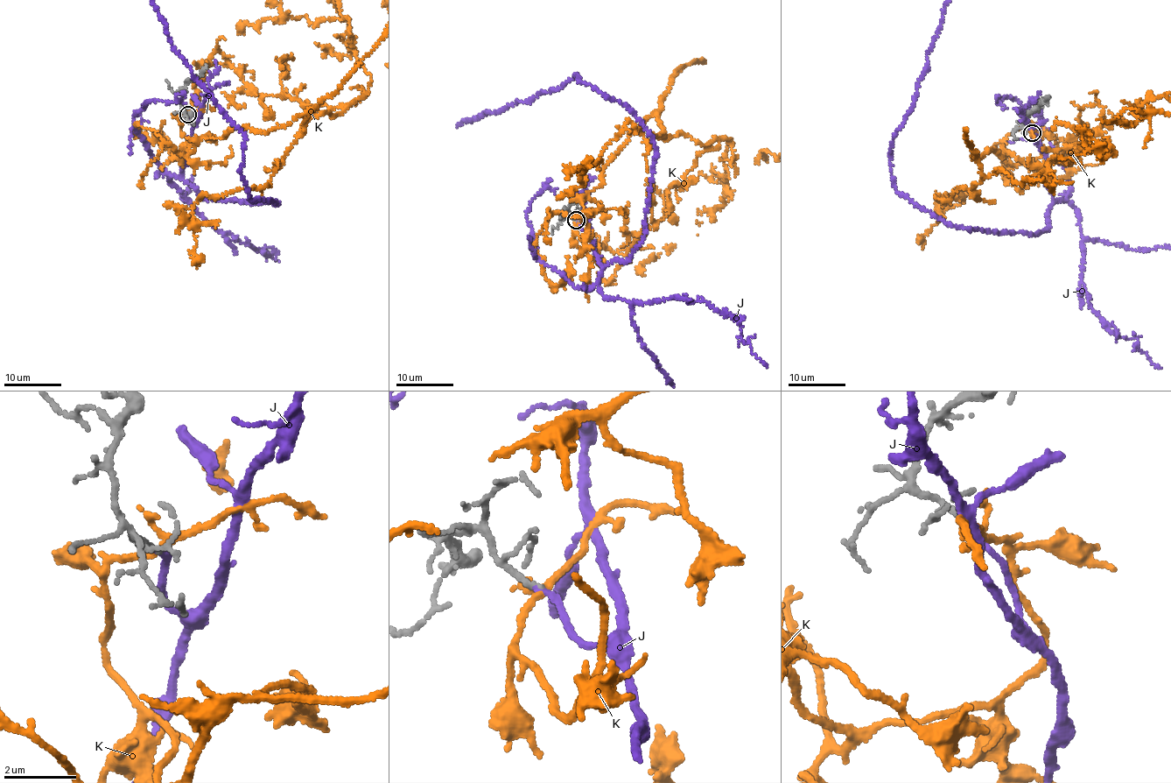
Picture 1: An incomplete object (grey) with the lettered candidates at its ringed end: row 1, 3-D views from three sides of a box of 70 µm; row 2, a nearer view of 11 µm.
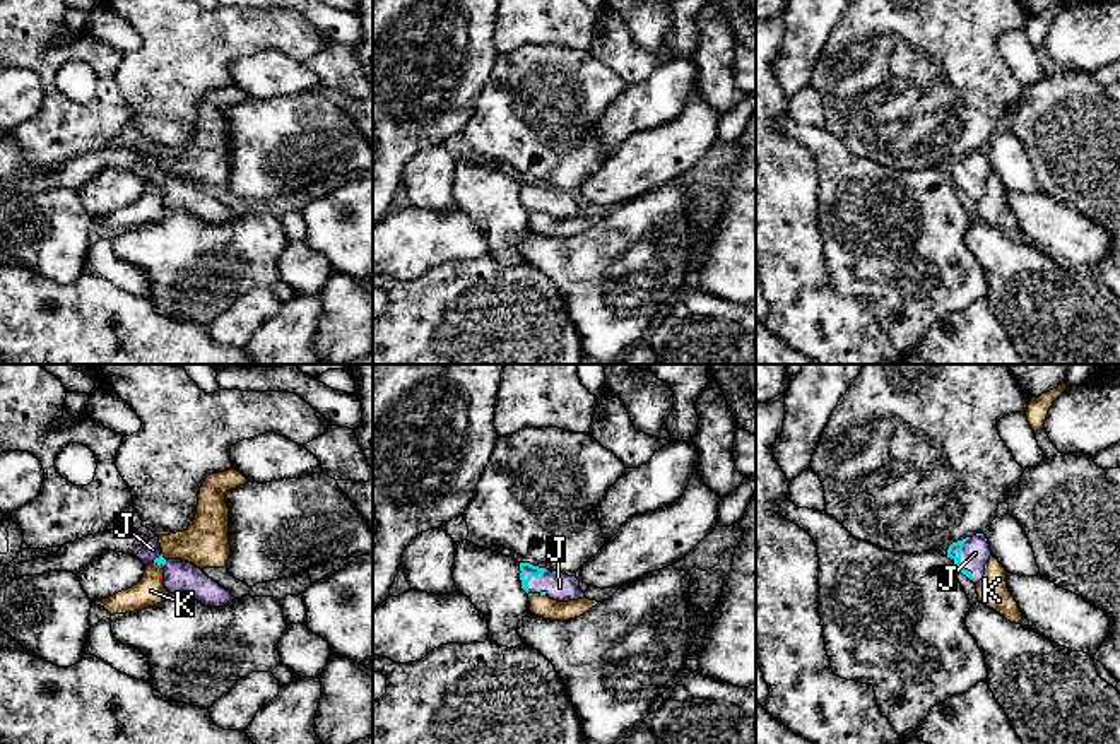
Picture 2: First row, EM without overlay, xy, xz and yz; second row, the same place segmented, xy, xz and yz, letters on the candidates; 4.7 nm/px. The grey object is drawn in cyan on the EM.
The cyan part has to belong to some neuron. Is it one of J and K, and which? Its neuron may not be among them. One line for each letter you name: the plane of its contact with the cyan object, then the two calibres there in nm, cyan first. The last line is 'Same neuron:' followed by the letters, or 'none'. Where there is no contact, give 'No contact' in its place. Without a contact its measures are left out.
J: Touches cyan in yz. Thickness 60 nm (cyan) against 140 nm
Same neuron: J

